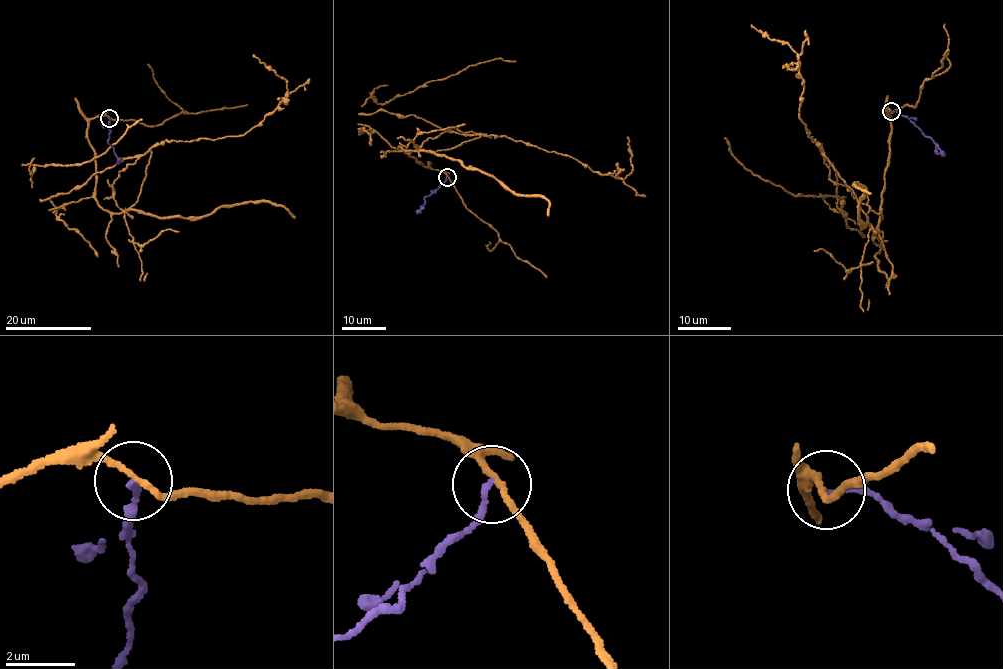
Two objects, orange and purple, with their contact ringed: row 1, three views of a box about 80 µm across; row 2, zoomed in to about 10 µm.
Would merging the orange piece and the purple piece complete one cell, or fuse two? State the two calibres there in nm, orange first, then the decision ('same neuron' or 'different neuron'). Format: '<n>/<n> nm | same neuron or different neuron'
170/160 nm | different neuron

